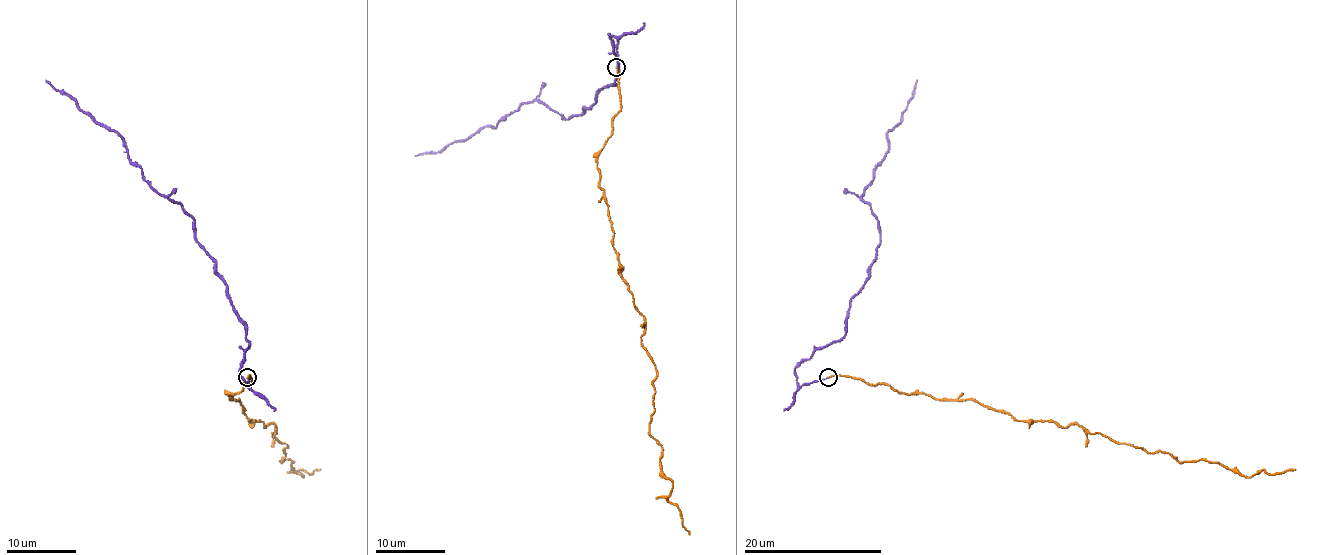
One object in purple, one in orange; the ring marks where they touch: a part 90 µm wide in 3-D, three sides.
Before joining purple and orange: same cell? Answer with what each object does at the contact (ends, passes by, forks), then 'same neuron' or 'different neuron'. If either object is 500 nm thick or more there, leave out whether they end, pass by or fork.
purple ends there; orange ends there; same neuron

